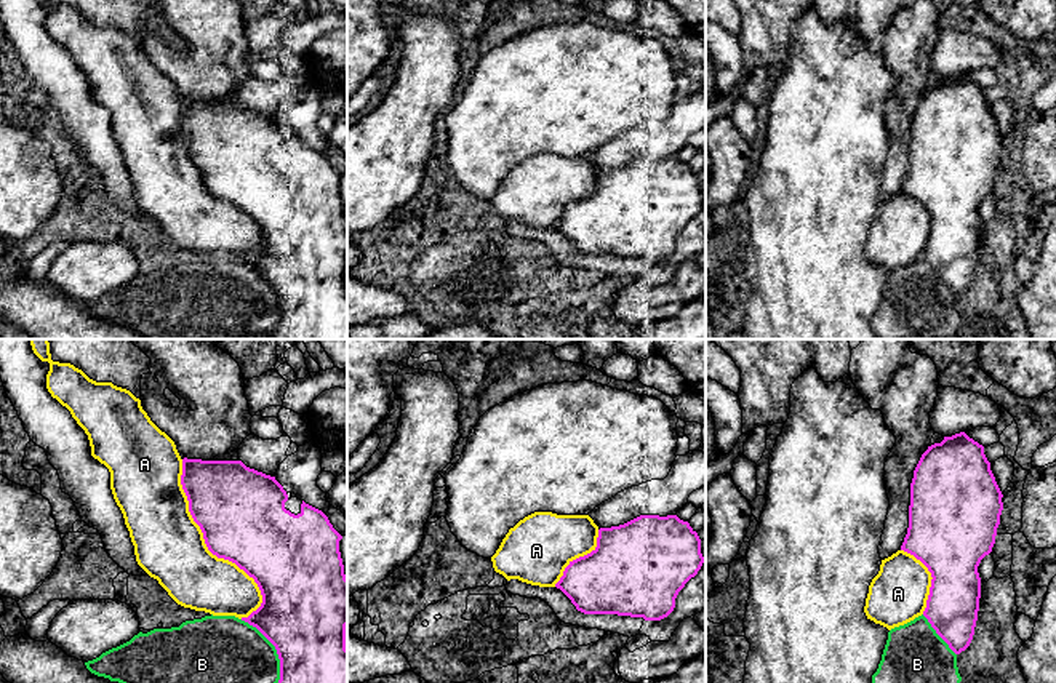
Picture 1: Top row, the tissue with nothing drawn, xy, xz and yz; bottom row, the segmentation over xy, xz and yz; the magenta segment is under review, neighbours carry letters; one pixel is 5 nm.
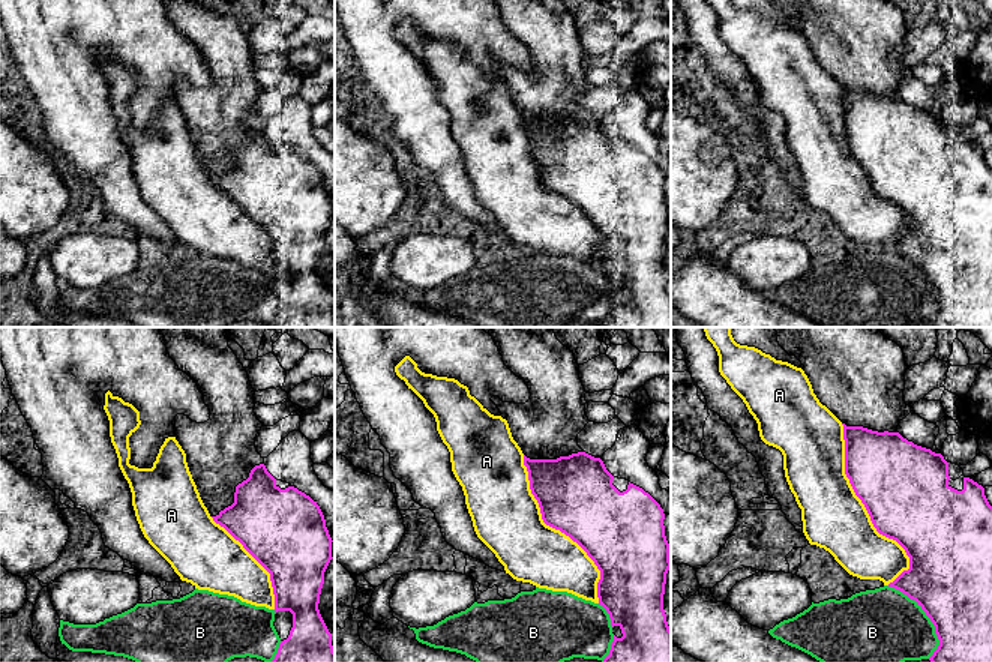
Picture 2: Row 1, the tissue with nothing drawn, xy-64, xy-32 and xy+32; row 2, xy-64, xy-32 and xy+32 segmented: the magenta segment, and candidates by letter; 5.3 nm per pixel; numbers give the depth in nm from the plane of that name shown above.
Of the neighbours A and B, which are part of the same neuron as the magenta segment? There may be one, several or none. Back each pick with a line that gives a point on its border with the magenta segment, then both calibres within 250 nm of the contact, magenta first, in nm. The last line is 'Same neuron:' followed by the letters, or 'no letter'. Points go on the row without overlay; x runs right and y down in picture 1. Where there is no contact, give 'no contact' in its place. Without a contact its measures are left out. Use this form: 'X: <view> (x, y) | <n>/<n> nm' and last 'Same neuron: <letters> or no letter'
A: xy (207, 187) | 440/360 nm
Same neuron: A

